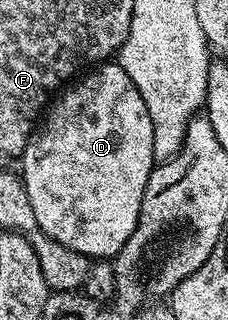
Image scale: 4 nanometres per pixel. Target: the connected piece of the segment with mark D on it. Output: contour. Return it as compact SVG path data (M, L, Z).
M102 63L91 68L85 75L79 76L69 87L63 88L53 98L49 108L45 110L36 131L30 134L30 141L26 144L25 151L22 152L20 164L22 164L22 169L20 168L22 186L26 189L28 199L32 203L32 215L36 215L39 229L43 229L48 236L56 239L56 243L64 243L64 247L85 257L91 259L117 257L124 247L124 243L128 243L128 235L132 235L132 231L136 227L140 215L140 203L144 199L144 187L156 164L154 140L152 139L152 115L148 115L148 107L144 107L144 99L140 96L140 91L136 91L136 83L132 83L132 79L128 79L128 71L124 71L124 67L117 63Z

